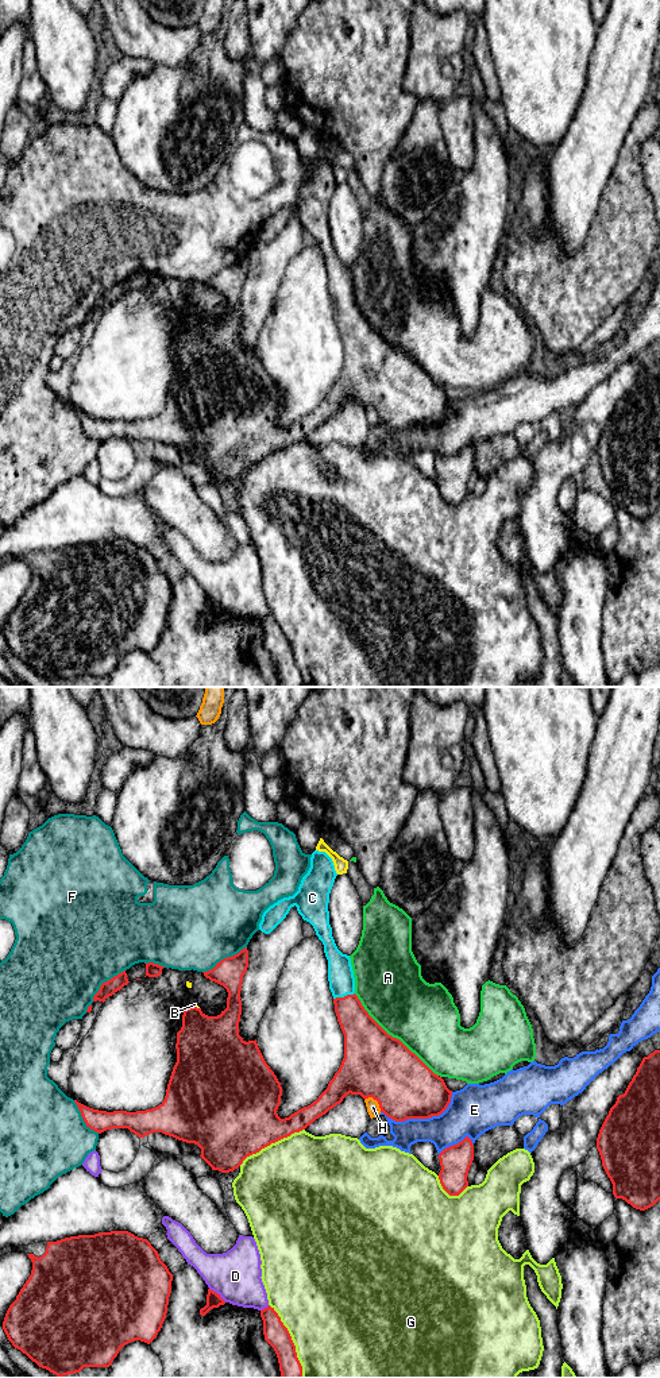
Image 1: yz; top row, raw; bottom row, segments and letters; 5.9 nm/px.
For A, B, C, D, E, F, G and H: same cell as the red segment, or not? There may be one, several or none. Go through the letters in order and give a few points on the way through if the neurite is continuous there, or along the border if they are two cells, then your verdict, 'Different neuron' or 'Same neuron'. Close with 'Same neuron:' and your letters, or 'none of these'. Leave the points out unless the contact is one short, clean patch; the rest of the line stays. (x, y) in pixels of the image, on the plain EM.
A: Different neuron
B: Different neuron
C: Path across: yz (362, 343), (344, 305), (340, 284). Same neuron
D: Different neuron
E: Different neuron
F: Different neuron
G: Different neuron
H: Different neuron
Same neuron: C

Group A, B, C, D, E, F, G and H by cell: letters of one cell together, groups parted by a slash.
A / B / C / D / E / F / G / H

